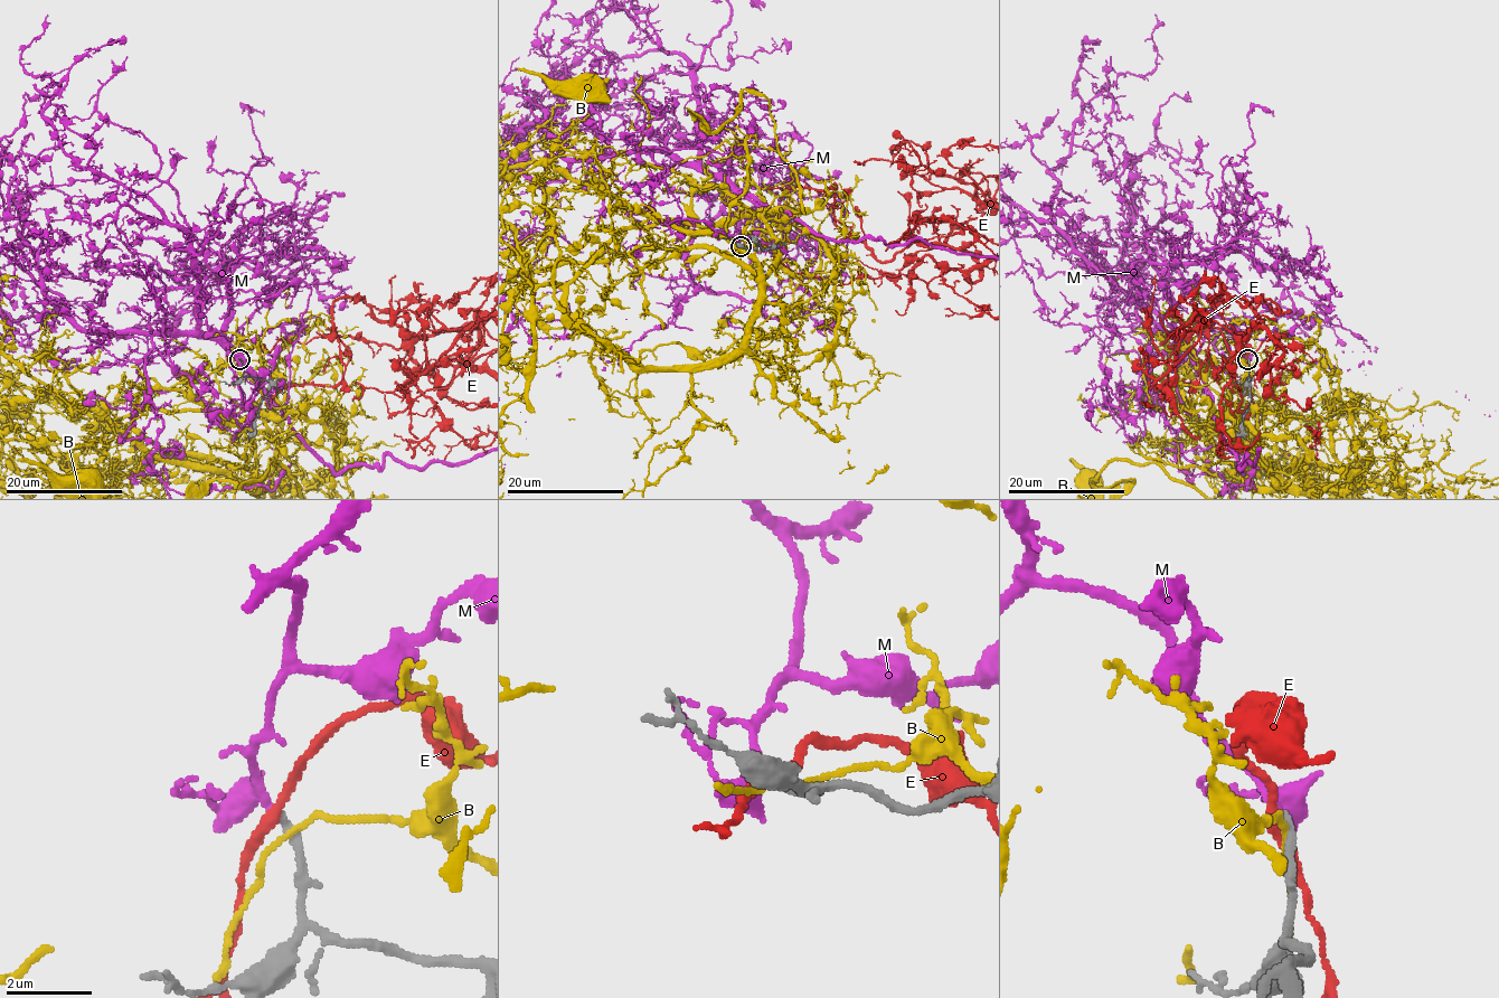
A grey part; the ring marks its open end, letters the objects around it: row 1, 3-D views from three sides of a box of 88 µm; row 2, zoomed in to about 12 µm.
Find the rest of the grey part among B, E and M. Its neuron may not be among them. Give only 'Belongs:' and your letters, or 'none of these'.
Belongs: M

